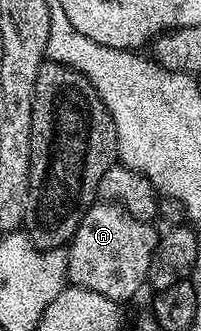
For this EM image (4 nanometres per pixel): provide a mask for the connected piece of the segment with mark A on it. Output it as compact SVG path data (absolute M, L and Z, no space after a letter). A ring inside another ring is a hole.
M91 204L68 245L67 281L73 287L86 289L95 297L107 296L110 302L132 299L141 290L142 284L144 288L147 283L148 266L160 239L160 232L154 226L153 223L137 220L121 204Z

